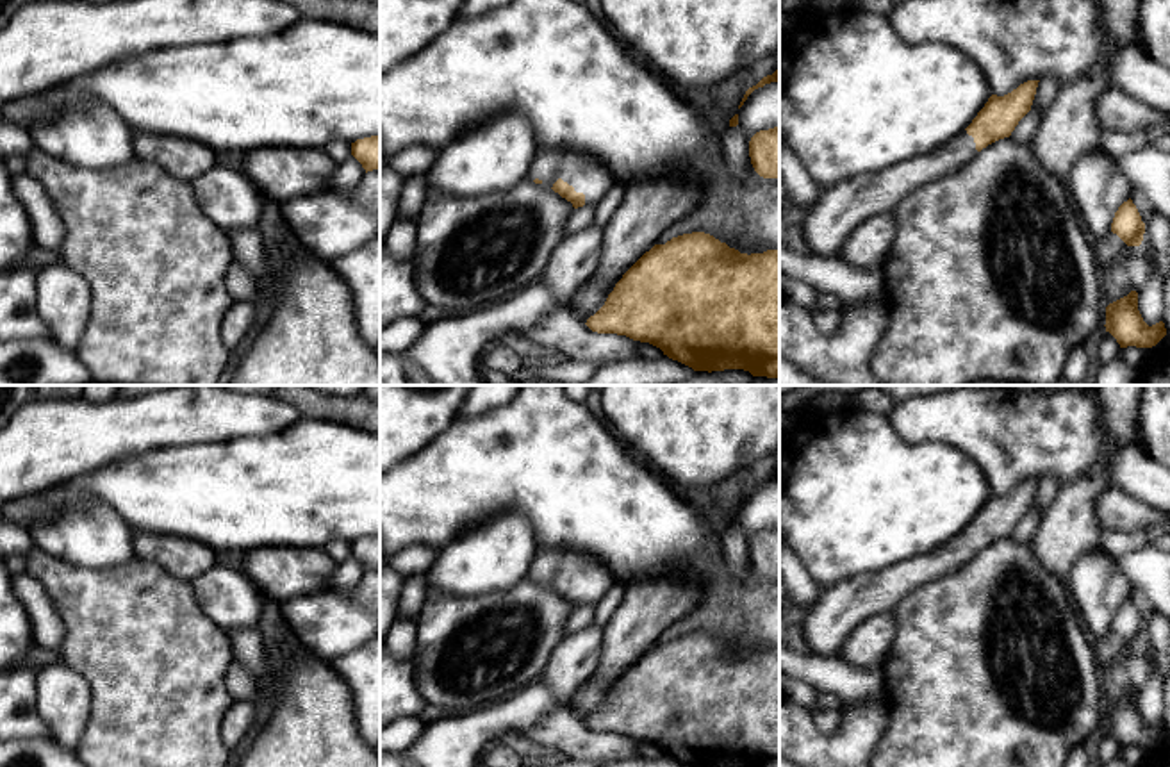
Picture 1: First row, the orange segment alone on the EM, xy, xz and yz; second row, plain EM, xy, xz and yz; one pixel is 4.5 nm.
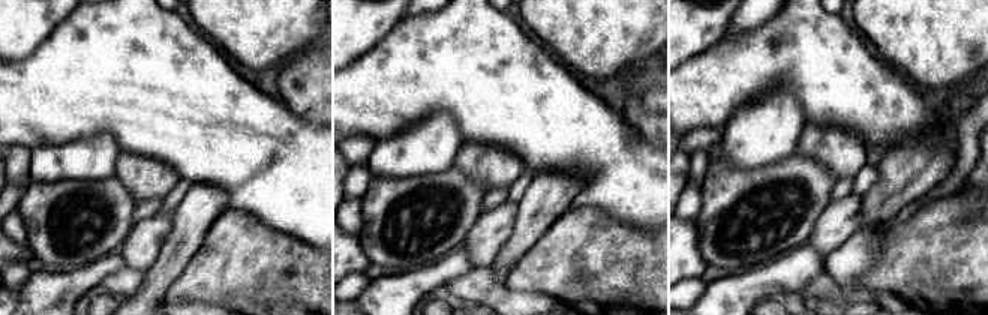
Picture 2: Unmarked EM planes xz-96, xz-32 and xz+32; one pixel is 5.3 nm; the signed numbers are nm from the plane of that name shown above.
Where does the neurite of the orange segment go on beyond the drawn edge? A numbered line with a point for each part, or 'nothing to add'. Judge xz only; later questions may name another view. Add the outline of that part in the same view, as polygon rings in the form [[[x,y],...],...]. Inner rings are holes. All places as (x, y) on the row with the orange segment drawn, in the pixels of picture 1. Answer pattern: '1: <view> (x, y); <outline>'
1: xz (585, 175); [[[539,148],[528,178],[553,187],[562,178],[585,194],[585,205],[596,205],[614,186],[612,175],[594,159],[555,148]]]

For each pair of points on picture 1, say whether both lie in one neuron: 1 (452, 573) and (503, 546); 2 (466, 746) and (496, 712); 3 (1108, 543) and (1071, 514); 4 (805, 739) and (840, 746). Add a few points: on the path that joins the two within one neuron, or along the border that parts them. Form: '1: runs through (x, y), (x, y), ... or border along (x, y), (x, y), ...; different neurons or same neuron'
1: runs through (464, 568), (491, 557); same neuron
2: runs through (471, 737), (487, 721); same neuron
3: border along (1101, 532), (1097, 546); different neurons
4: runs through (814, 746), (832, 746); same neuron

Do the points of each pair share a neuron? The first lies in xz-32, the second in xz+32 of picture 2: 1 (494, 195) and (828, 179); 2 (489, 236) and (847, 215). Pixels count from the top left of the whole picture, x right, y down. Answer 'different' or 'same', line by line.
1: different
2: same

